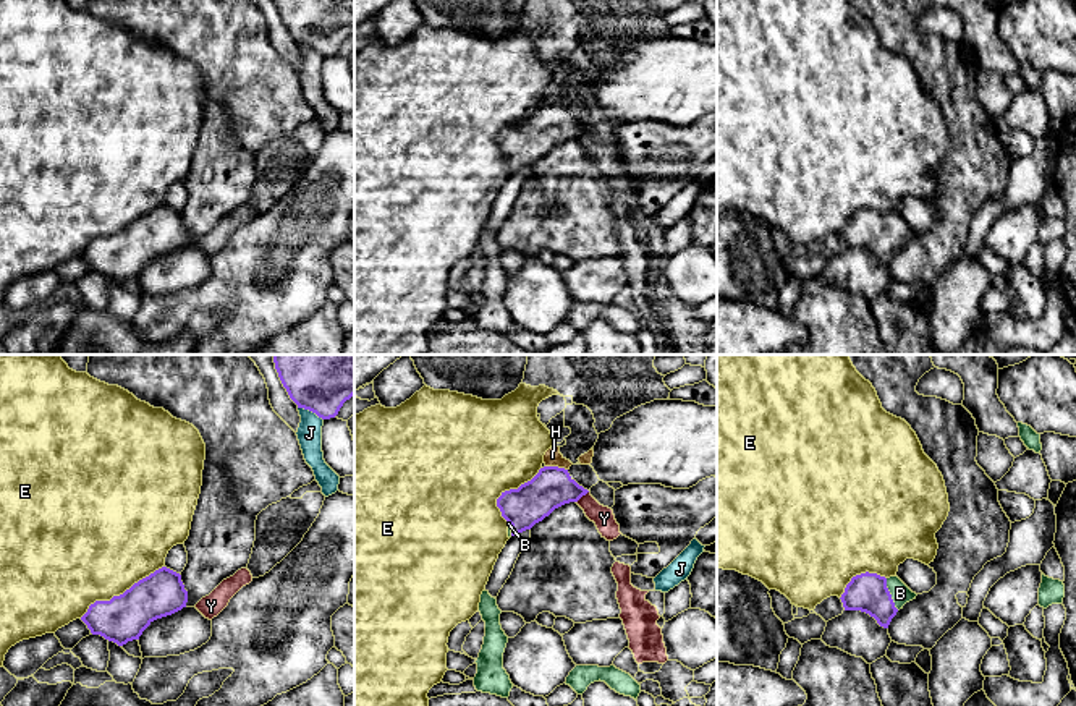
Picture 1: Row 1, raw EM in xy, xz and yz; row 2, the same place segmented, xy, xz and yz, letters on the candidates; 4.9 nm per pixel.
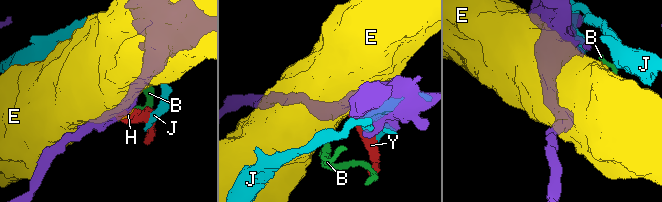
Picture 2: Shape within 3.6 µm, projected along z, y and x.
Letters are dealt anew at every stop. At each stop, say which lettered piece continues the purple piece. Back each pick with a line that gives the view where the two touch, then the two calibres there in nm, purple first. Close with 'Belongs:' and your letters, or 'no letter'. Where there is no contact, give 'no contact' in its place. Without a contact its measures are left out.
B: meets purple in yz; 190 nm thick on the purple side, 100 nm on the other
Belongs: B

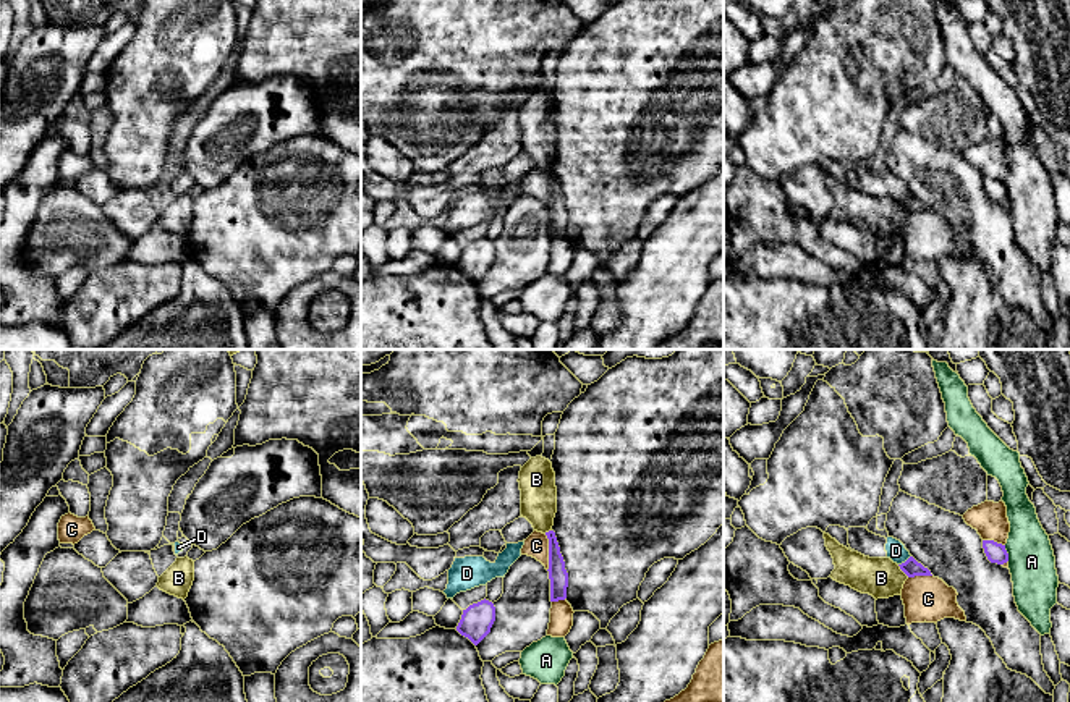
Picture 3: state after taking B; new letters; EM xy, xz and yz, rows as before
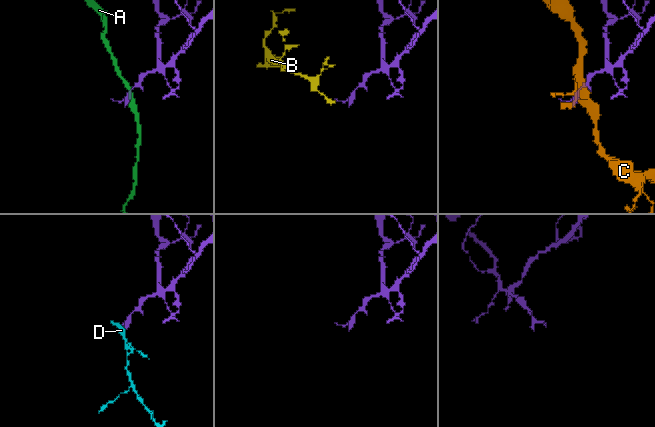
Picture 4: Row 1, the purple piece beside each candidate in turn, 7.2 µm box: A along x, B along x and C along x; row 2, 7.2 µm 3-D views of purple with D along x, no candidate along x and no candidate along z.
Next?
Belongs: no letter

